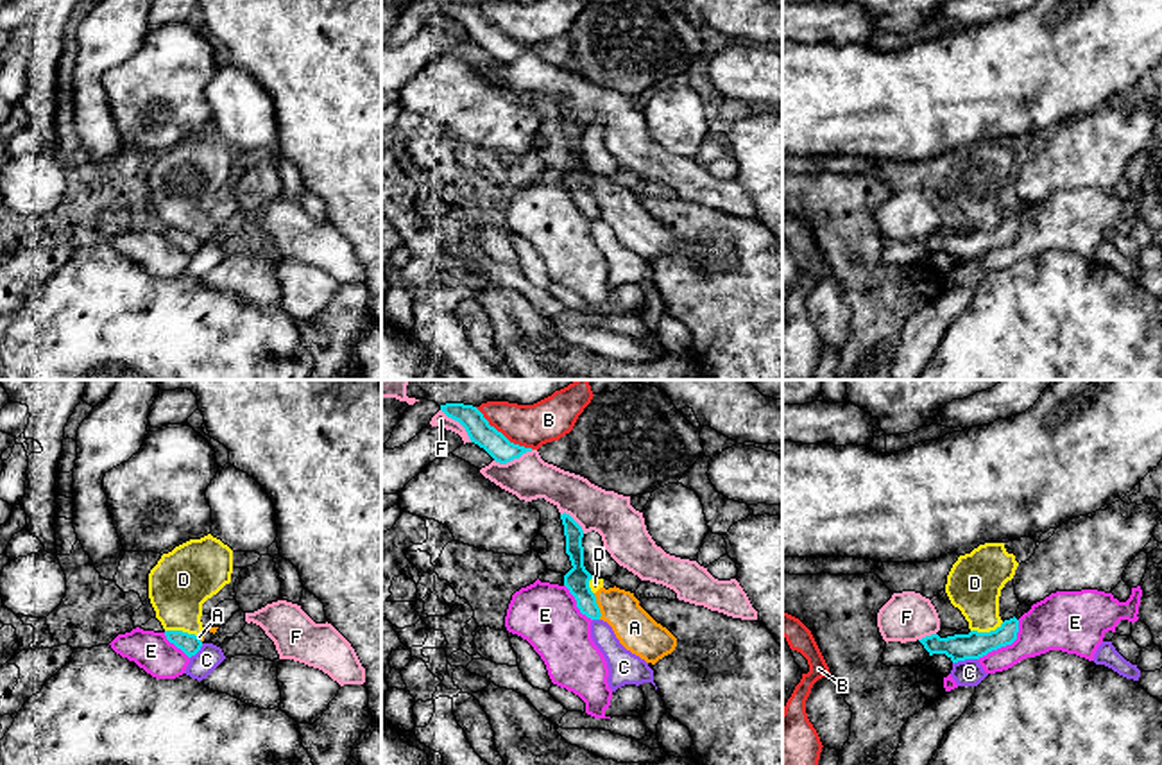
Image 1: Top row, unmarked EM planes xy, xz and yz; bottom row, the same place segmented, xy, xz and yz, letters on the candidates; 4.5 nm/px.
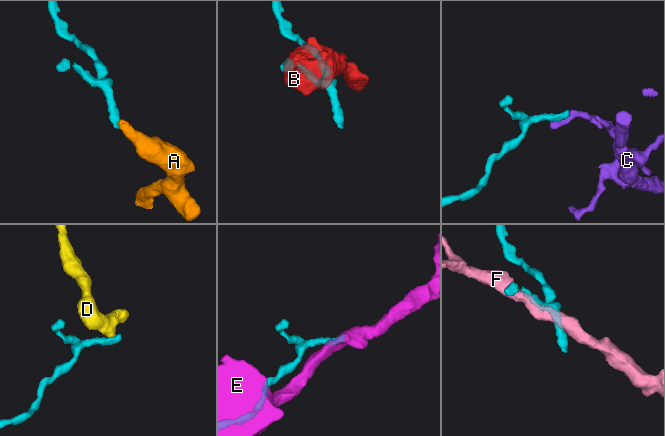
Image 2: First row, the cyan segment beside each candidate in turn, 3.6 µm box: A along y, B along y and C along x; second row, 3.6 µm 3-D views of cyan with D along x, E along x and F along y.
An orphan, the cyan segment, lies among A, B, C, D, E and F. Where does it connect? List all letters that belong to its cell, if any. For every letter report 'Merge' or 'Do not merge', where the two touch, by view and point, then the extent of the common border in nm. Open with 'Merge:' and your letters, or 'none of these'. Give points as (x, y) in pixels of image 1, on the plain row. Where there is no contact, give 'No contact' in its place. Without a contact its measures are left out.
Merge: none of these
A: Do not merge. Touches cyan at xz (597, 205). Shared border 120 nm
B: Do not merge. Touches cyan at xz (502, 33). Shared border 320 nm
C: Do not merge. Touches cyan at yz (964, 258). Shared border 110 nm
D: Do not merge. Touches cyan at yz (987, 232). Shared border 160 nm
E: Do not merge. Touches cyan at yz (1005, 244). Shared border 260 nm
F: Do not merge. Touches cyan at xz (459, 20). Shared border 200 nm

